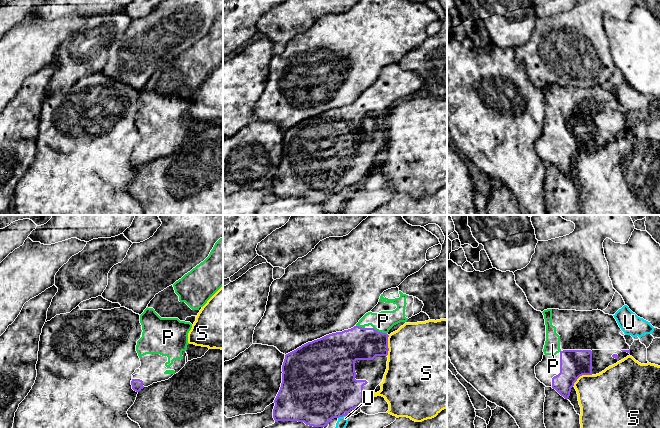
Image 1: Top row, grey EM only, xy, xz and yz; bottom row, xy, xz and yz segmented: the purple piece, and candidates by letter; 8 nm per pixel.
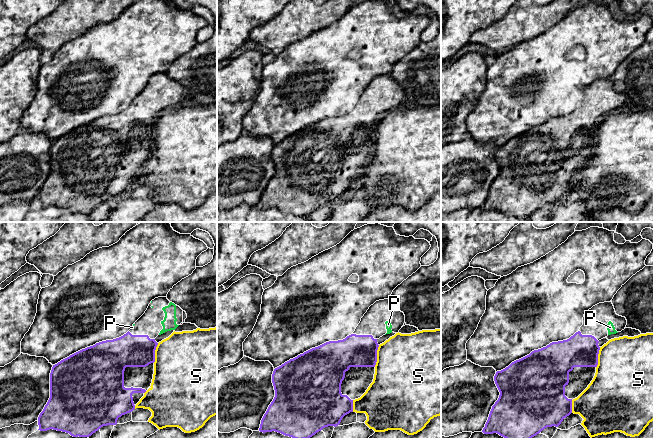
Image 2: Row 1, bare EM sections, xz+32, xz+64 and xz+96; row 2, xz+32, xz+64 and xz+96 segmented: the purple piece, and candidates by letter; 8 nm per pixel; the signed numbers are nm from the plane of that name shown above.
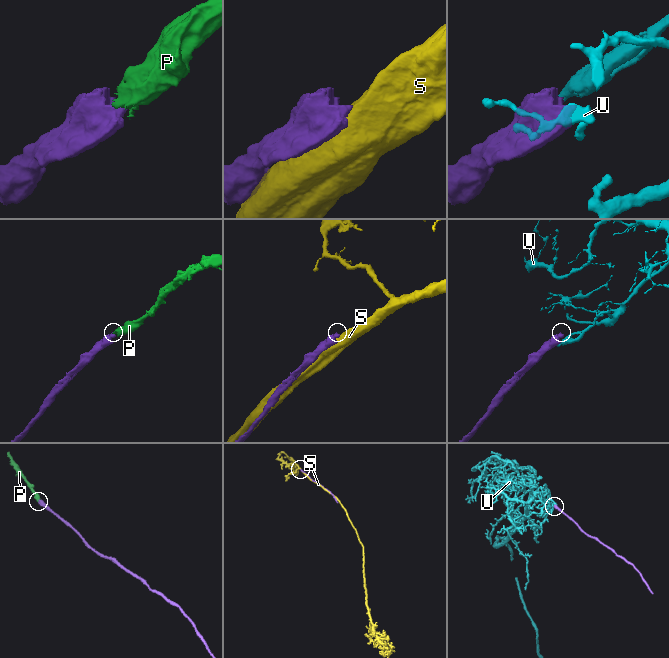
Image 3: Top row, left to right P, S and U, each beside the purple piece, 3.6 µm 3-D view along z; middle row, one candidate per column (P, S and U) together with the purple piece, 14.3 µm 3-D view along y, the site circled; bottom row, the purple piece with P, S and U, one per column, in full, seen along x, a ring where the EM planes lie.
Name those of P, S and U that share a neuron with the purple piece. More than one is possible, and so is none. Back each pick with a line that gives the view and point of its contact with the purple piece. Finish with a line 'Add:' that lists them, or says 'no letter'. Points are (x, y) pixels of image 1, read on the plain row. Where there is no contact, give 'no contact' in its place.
P: contact xz (380, 108)
Add: P

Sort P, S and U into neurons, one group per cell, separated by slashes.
P / S / U

